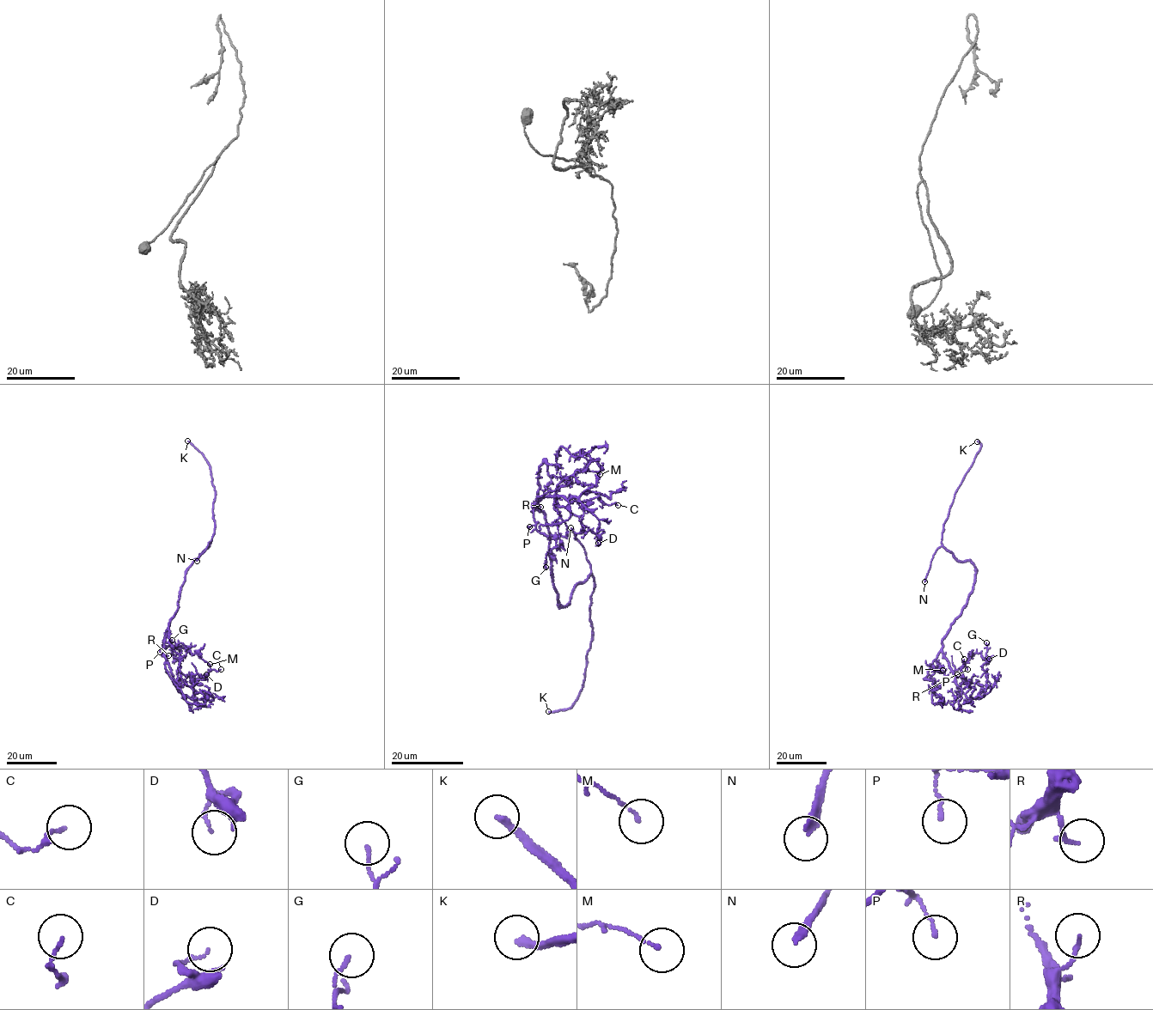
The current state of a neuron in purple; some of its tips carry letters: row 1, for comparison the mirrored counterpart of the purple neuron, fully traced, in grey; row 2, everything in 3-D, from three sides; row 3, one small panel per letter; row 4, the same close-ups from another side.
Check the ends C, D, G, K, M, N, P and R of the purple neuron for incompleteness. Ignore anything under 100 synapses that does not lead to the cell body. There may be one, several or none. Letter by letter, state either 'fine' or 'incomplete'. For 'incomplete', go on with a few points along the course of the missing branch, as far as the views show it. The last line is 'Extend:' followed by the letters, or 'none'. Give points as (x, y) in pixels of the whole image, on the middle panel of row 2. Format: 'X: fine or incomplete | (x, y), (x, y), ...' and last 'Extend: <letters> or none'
C: fine
D: fine
G: fine
K: incomplete | (548, 711), (550, 699), (588, 703), (633, 666), (656, 665), (669, 672), (668, 751)
M: fine
N: incomplete | (570, 527), (562, 522), (516, 465), (519, 456), (518, 441), (515, 439)
P: fine
R: fine
Extend: K, N

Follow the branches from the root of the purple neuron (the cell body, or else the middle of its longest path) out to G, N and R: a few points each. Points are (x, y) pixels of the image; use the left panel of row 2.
G: (184, 583), (180, 588), (177, 611), (170, 621), (163, 647), (179, 647), (179, 658), (172, 654), (172, 640)
N: (184, 583), (186, 569), (211, 540), (197, 561)
R: (184, 583), (180, 588), (177, 611), (170, 621), (164, 641), (164, 654), (168, 655)

